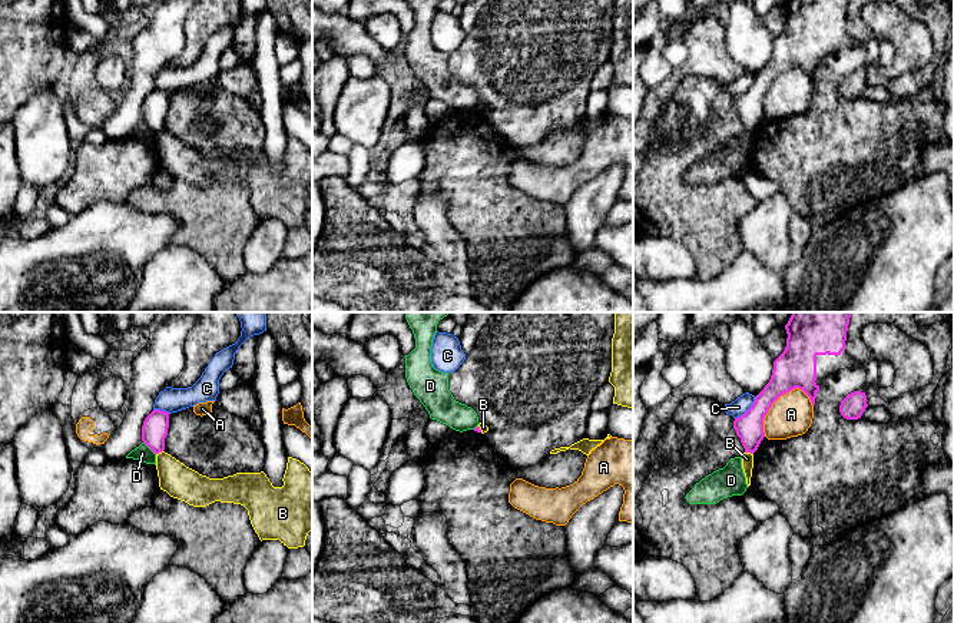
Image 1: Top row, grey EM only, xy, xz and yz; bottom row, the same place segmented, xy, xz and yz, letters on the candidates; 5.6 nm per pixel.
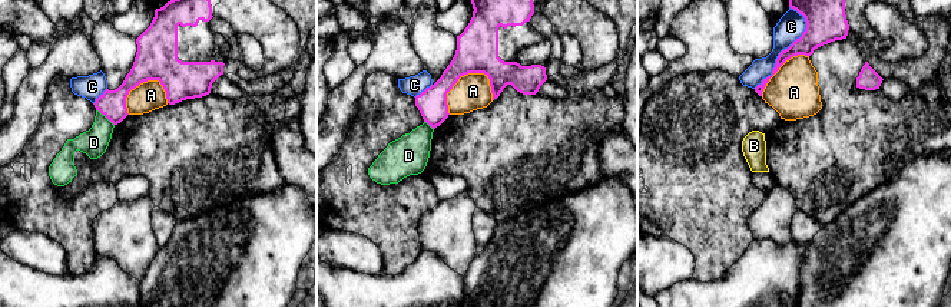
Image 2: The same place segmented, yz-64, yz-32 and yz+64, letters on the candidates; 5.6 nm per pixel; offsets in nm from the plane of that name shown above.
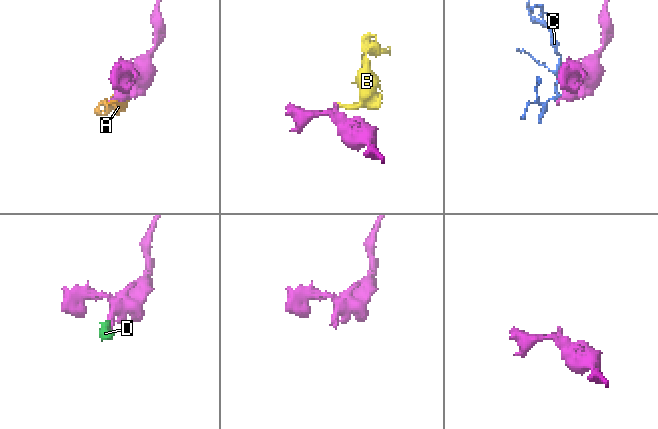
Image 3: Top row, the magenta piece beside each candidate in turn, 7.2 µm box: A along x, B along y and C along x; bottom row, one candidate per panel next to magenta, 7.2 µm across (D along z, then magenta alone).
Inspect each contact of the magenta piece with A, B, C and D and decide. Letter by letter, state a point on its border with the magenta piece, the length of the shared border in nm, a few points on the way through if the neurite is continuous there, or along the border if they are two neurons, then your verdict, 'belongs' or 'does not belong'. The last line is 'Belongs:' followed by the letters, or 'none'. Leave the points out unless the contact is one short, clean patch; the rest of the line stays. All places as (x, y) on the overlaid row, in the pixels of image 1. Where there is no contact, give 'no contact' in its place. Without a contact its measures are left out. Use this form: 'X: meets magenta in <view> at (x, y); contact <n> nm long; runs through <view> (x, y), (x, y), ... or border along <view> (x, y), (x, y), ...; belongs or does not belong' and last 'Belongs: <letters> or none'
A: meets magenta in yz at (771, 406); contact 340 nm long; does not belong
B: meets magenta in yz at (749, 451); contact 50 nm long; border along yz (745, 451), (752, 454); does not belong
C: meets magenta in yz at (748, 410); contact 170 nm long; does not belong
D: meets magenta in xy at (149, 447); contact 100 nm long; border along xy (143, 441), (155, 454); does not belong
Belongs: none

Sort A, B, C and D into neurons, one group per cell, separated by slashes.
A / B / C / D

